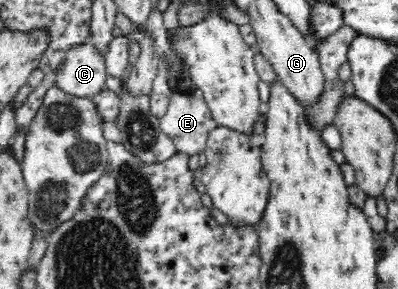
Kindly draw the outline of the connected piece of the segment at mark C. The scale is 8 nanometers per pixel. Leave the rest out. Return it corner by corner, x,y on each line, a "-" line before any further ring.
94,42
79,44
67,53
56,74
56,85
78,97
92,97
104,90
108,73
105,59

